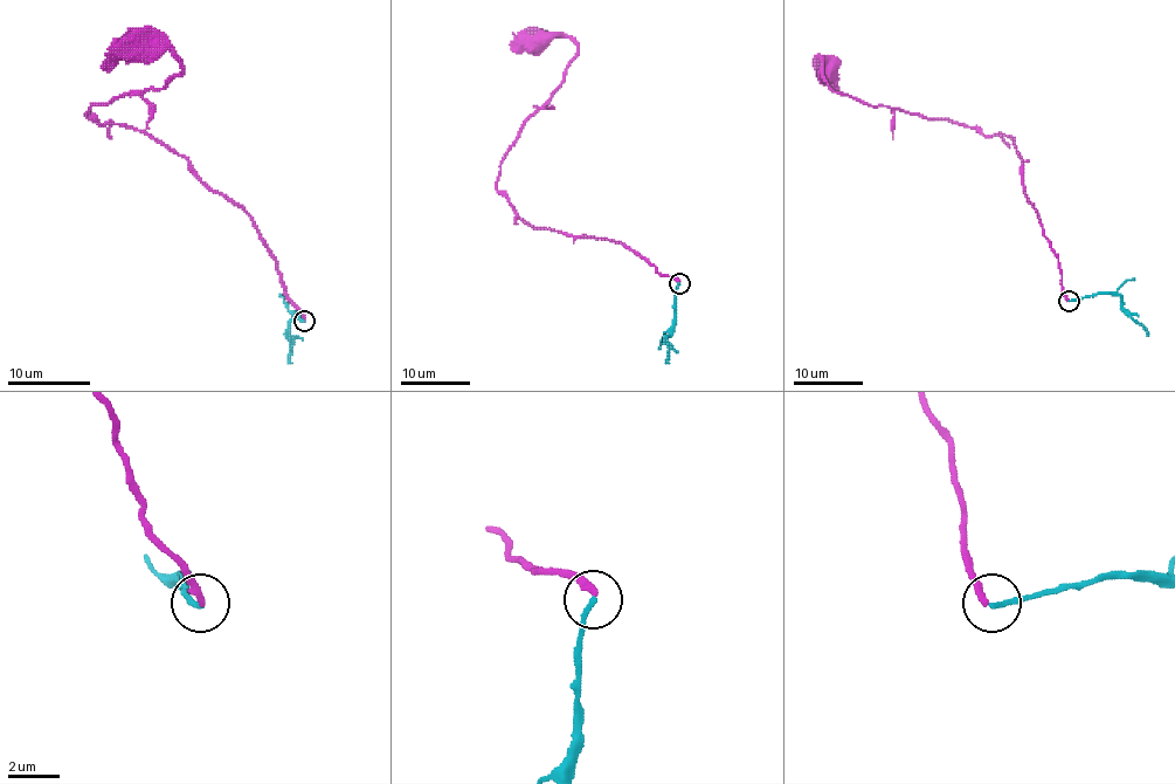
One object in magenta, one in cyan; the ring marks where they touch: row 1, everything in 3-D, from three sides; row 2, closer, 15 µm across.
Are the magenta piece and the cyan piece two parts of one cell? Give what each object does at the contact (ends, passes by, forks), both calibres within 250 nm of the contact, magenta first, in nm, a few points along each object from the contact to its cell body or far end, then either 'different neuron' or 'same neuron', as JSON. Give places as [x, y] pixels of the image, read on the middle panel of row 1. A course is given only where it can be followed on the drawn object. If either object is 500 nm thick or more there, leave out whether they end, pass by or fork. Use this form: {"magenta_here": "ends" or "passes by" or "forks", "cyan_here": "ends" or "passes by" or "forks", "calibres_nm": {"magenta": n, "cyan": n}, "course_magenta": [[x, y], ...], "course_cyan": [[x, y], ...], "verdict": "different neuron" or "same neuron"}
{"magenta_here": "ends", "cyan_here": "ends", "calibres_nm": {"magenta": 280, "cyan": 200}, "course_magenta": [[679, 283], [620, 242], [529, 226], [497, 188], [504, 155], [559, 84], [576, 52], [565, 35], [538, 41]], "course_cyan": [[679, 283], [675, 331], [668, 337], [669, 358], [665, 363]], "verdict": "different neuron"}

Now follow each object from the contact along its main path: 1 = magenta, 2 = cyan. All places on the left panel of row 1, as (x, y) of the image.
1: (304, 322), (255, 221), (181, 155), (87, 114), (161, 88), (181, 71), (167, 49), (140, 39), (136, 47)
2: (304, 322), (298, 313), (290, 323), (292, 352), (288, 363)

